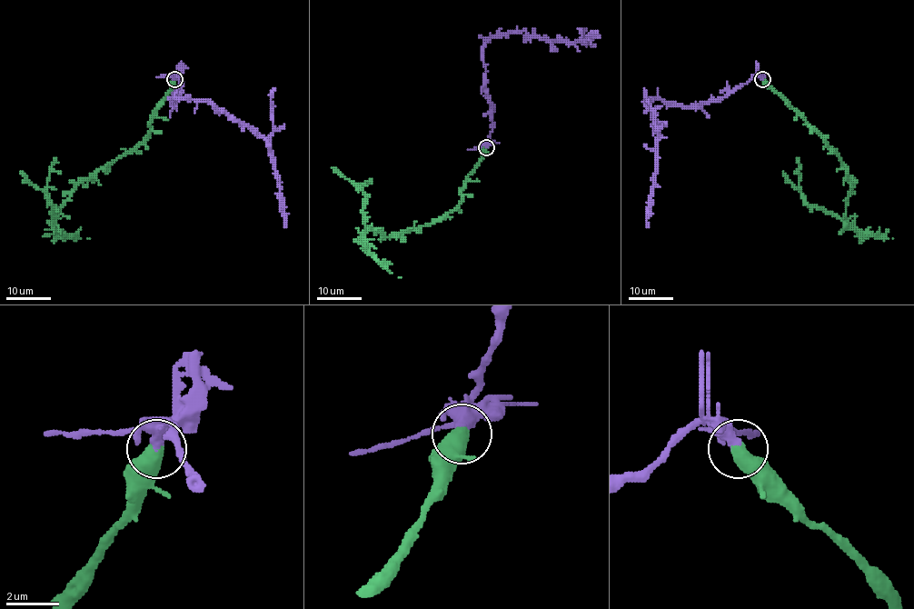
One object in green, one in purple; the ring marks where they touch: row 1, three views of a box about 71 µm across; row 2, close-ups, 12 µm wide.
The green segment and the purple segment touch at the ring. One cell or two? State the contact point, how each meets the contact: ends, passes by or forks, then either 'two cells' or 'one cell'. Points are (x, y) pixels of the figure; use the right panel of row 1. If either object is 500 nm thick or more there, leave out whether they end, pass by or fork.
at (762, 79); two cells

